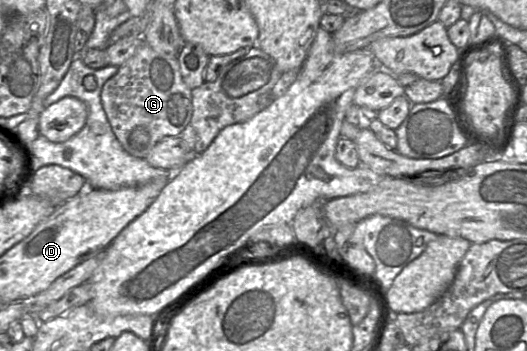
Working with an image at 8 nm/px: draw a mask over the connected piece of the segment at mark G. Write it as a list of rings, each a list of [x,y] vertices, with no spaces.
[[[142,42],[135,54],[109,78],[101,91],[101,102],[113,133],[130,155],[145,159],[150,150],[163,138],[179,136],[192,117],[192,90],[183,81],[177,55],[158,52]]]

